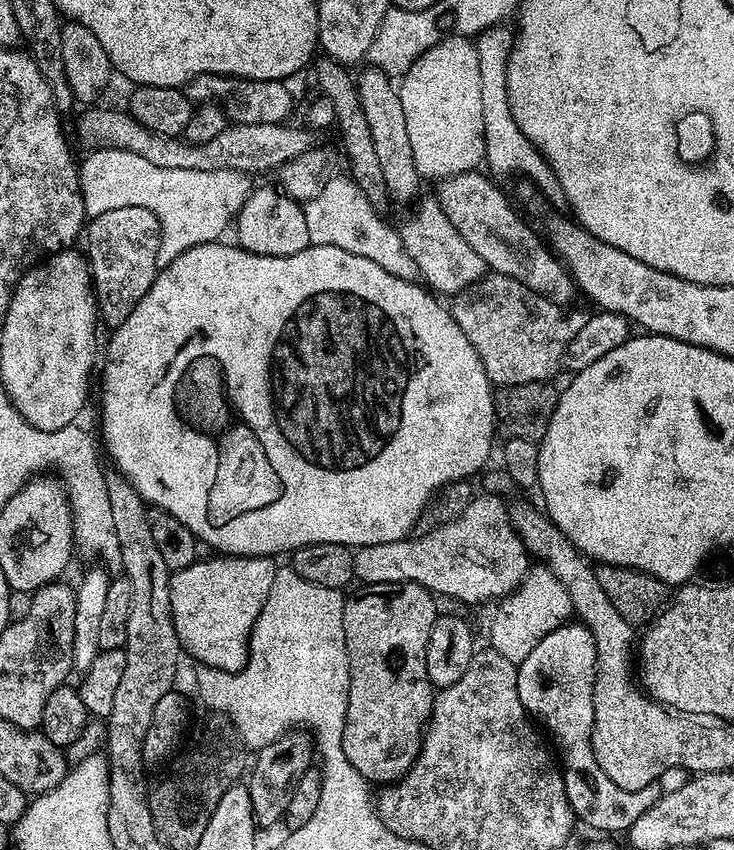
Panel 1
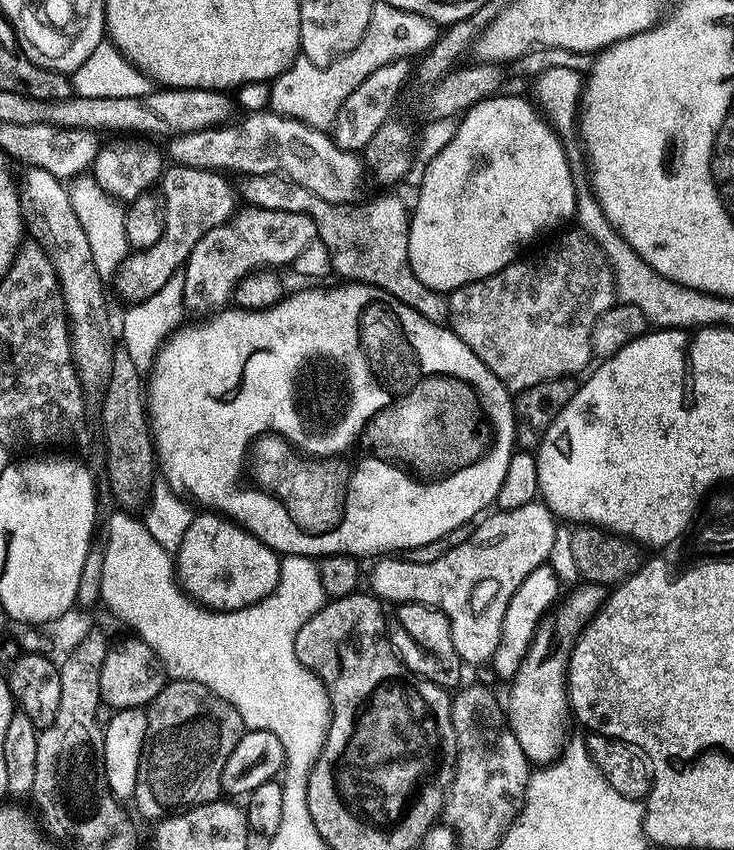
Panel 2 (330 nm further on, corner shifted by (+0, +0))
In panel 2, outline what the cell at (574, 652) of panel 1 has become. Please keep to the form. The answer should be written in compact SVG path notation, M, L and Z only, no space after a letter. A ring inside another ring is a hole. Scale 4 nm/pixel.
M587 585L585 589L585 592L580 592L577 596L565 595L555 605L554 615L551 617L552 625L548 629L545 627L539 633L537 649L510 681L512 689L508 692L508 704L506 700L506 723L512 729L514 738L518 738L518 746L522 746L522 754L526 754L528 761L536 766L559 760L561 752L570 739L568 663L577 636L592 621L592 617L606 599L605 589L599 585Z

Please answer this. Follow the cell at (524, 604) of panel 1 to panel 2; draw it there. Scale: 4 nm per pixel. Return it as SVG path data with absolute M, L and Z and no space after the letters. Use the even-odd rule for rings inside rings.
M549 563L532 570L526 576L526 582L522 582L522 586L514 590L514 598L510 598L510 606L506 606L498 650L490 661L490 668L493 668L504 682L511 681L512 677L518 674L520 667L529 659L534 648L534 641L538 636L538 629L541 627L540 619L544 615L547 617L553 611L554 605L561 596L562 585Z

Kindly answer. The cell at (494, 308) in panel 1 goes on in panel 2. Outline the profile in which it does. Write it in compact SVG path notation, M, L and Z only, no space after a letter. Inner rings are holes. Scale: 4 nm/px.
M567 232L541 256L533 260L515 260L498 274L455 288L450 294L450 316L453 321L456 319L455 331L513 394L525 392L548 380L575 377L575 372L584 367L587 369L594 360L594 326L617 303L616 275L597 237L587 236L584 232Z

